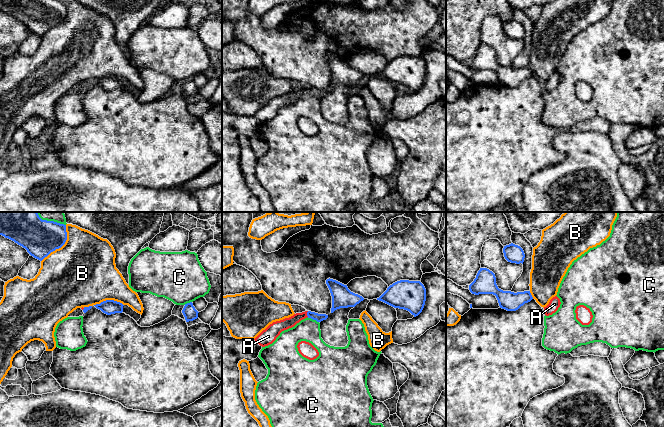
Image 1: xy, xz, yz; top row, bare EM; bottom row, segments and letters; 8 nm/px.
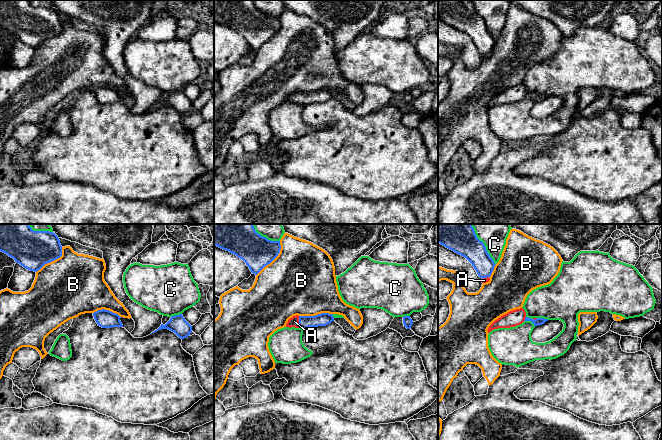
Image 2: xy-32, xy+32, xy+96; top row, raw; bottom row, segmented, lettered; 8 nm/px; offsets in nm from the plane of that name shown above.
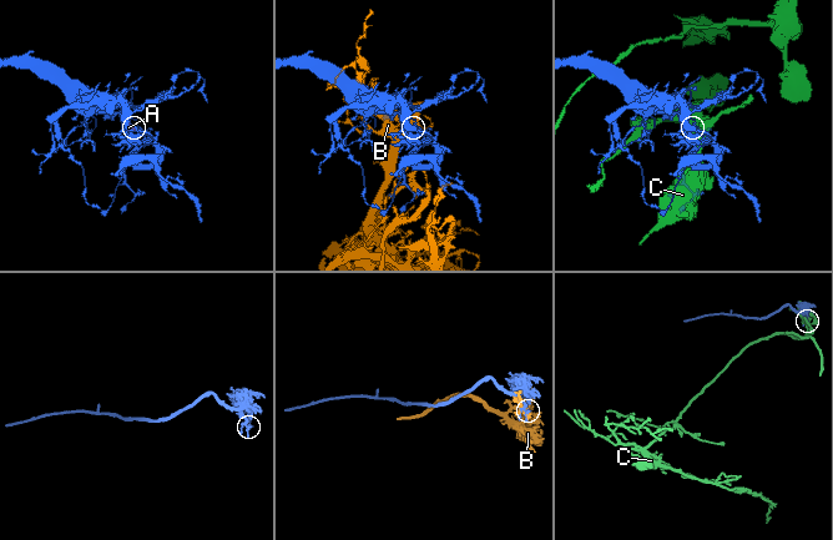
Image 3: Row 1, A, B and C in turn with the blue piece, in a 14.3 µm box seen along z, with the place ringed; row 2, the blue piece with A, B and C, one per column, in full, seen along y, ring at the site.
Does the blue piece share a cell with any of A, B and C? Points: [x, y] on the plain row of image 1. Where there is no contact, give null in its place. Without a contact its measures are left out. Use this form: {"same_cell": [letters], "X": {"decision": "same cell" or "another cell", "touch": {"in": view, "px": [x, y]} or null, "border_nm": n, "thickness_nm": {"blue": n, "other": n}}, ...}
{"same_cell": ["A"], "A": {"decision": "same cell", "touch": {"in": "xz", "px": [307, 90]}, "border_nm": 50, "thickness_nm": {"blue": 60, "other": 90}}, "B": {"decision": "another cell", "touch": {"in": "xy", "px": [61, 22]}, "border_nm": 360, "thickness_nm": {"blue": 260, "other": 500}}, "C": {"decision": "another cell", "touch": {"in": "xz", "px": [313, 95]}, "border_nm": 100, "thickness_nm": {"blue": 60, "other": 180}}}

